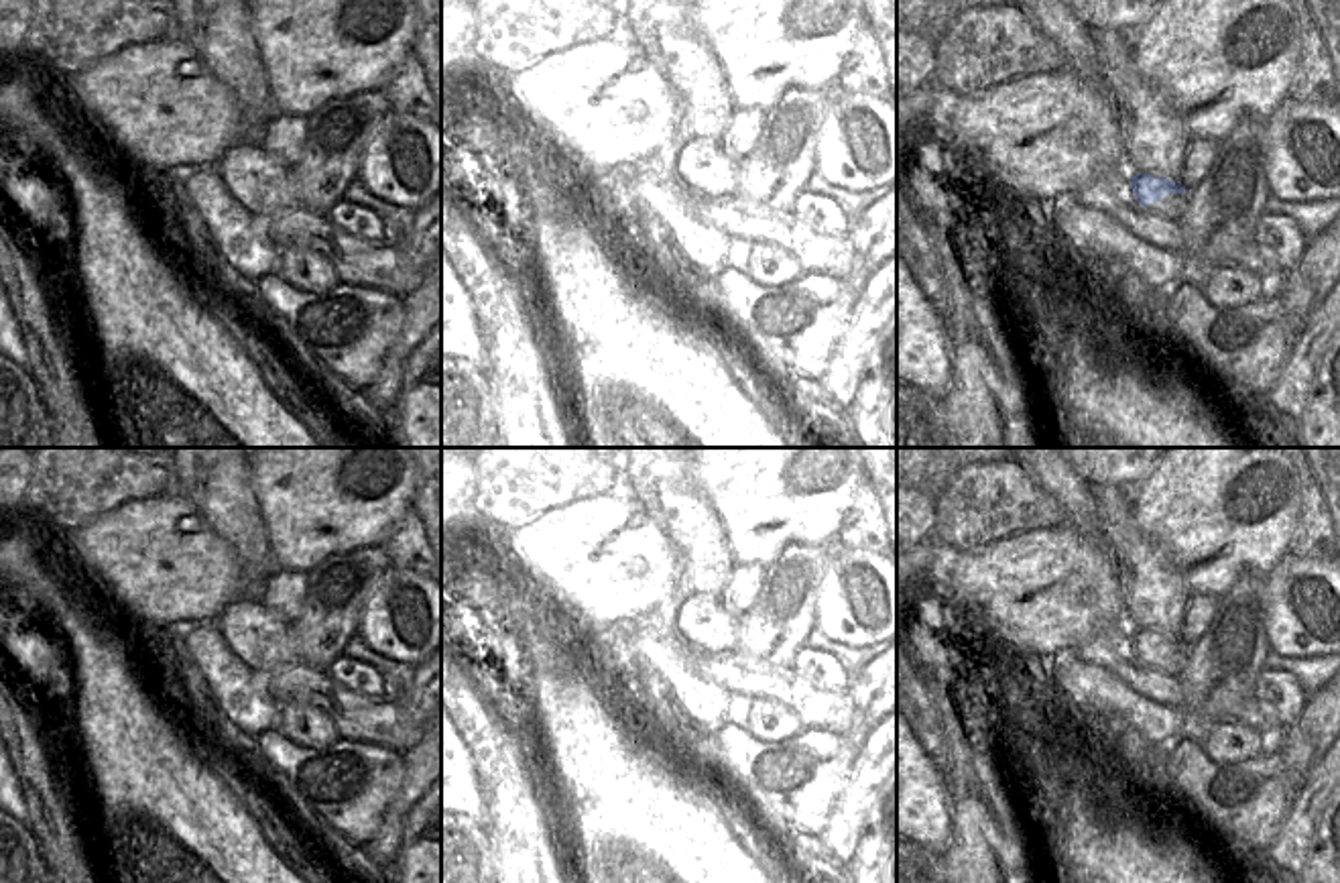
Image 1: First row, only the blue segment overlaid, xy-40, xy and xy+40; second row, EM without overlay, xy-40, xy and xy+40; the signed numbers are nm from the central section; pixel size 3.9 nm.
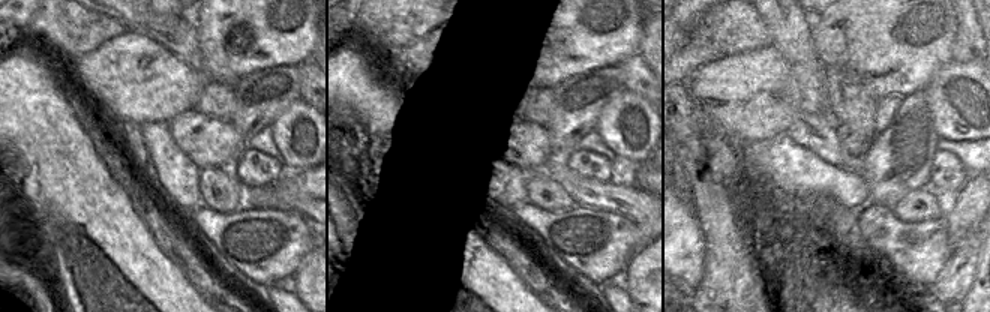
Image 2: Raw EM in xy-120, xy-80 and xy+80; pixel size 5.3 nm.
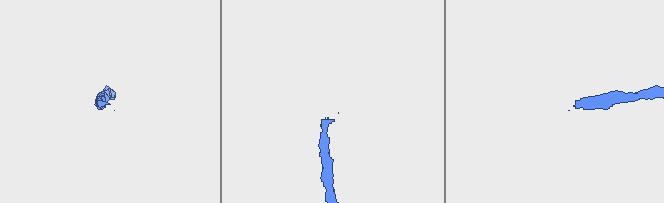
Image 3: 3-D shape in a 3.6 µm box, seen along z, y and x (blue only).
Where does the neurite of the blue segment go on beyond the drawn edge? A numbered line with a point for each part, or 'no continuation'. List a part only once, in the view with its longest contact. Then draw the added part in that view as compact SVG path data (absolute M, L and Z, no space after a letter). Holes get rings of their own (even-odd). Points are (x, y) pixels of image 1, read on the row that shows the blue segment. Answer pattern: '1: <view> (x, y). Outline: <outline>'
no continuation.

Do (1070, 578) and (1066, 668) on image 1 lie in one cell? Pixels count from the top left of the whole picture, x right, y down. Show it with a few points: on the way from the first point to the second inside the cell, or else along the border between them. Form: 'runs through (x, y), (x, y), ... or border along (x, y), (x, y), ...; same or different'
border along (1072, 652), (1050, 656), (1017, 654); different

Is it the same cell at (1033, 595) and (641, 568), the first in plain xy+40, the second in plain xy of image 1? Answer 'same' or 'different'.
same

